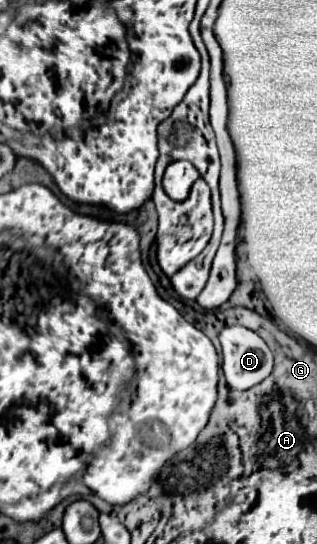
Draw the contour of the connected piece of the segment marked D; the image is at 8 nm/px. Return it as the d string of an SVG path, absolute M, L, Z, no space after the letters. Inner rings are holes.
M230 325L230 327L224 327L218 337L220 337L218 347L214 346L220 358L222 357L222 369L224 369L224 376L222 372L220 374L218 393L220 393L220 381L224 379L225 383L224 377L228 381L230 389L246 391L246 389L252 389L258 383L262 383L272 373L272 351L264 343L264 339L258 337L254 331L240 327L240 325ZM220 343L222 343L222 348Z

